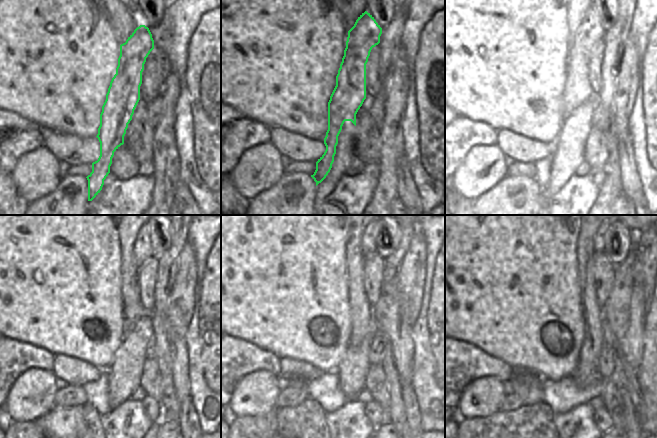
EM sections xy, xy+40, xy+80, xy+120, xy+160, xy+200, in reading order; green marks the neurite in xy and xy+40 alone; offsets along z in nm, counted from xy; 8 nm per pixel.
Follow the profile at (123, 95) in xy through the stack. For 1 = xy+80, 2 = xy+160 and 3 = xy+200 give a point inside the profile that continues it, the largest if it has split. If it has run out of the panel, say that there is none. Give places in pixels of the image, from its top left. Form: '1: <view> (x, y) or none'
1: xy+80 (577, 89)
2: xy+160 (368, 246)
3: xy+200 (598, 241)

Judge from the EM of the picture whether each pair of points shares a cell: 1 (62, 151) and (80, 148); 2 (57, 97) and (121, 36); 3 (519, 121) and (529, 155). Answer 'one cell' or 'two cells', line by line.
1: one cell
2: two cells
3: two cells

